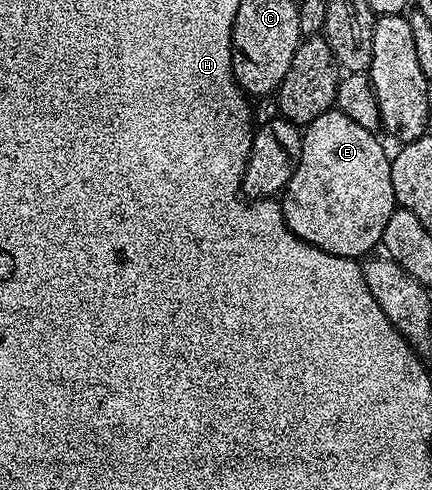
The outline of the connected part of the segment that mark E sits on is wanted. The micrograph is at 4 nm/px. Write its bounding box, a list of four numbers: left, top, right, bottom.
[280,110,396,258]

